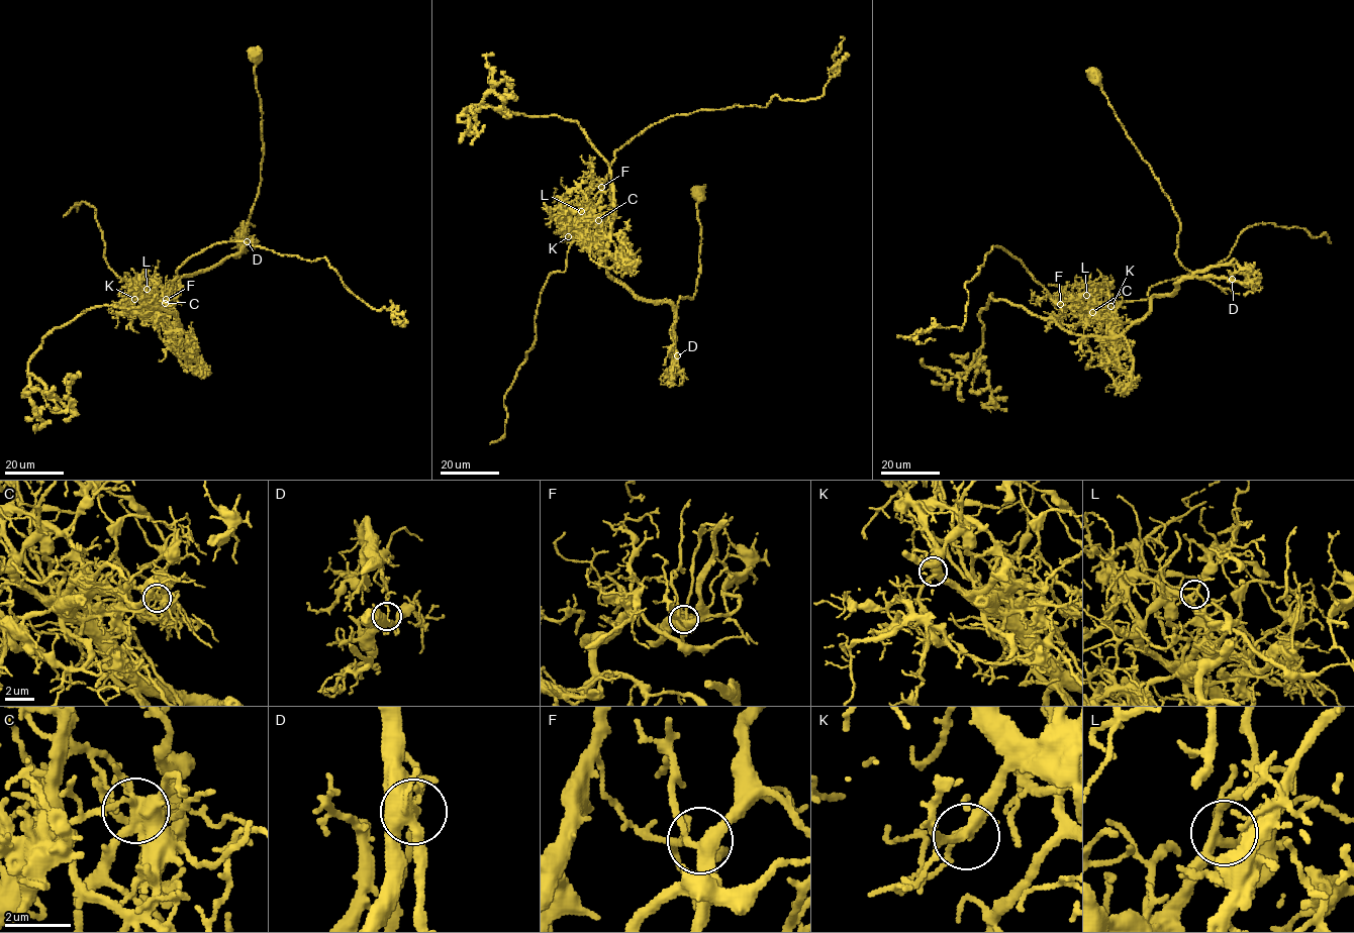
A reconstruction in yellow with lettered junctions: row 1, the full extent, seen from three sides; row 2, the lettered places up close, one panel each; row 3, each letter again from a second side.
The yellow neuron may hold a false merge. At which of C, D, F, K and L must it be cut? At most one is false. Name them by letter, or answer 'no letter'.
C

